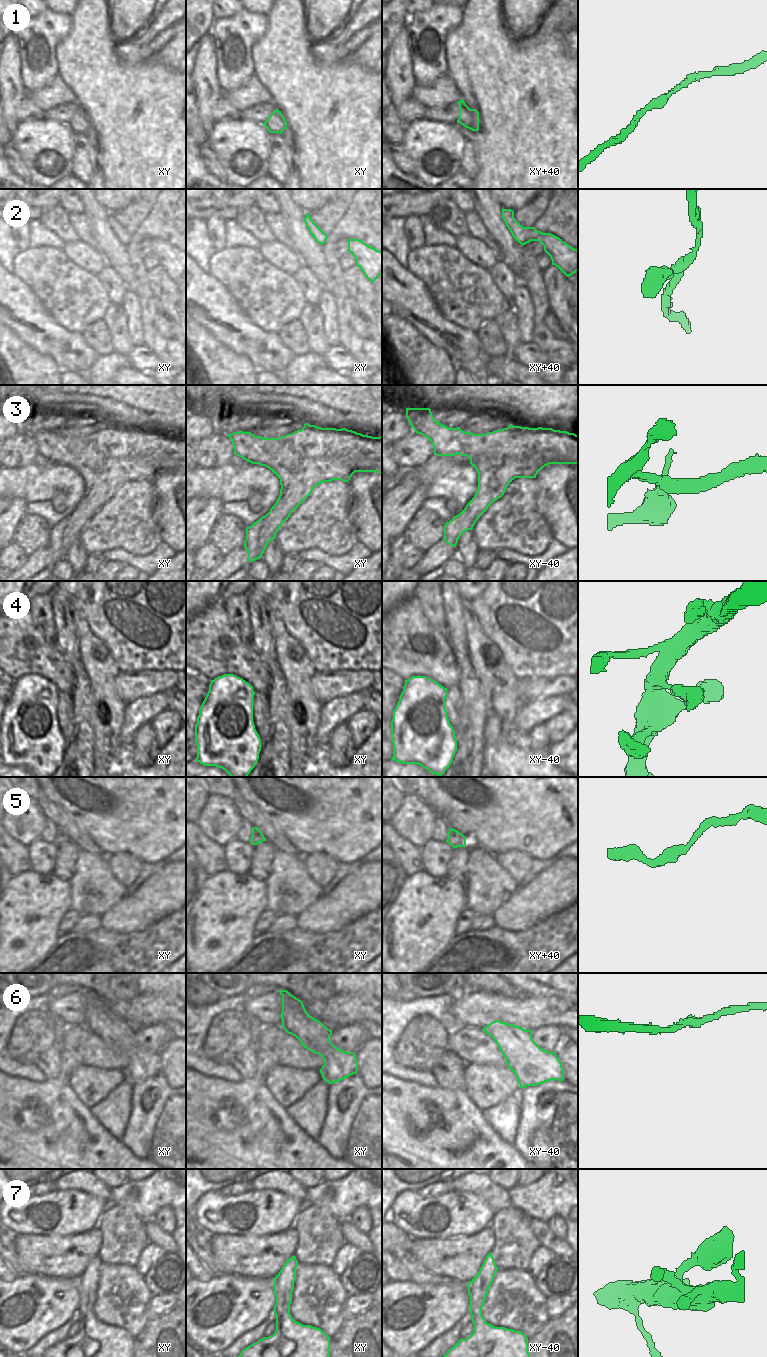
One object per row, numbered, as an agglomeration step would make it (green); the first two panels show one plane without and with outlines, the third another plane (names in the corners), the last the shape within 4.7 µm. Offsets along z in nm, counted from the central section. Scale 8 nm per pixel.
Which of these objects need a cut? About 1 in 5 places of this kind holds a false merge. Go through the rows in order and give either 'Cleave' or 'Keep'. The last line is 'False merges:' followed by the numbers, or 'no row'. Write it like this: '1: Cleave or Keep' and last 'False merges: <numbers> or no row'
1: Keep
2: Keep
3: Keep
4: Keep
5: Keep
6: Keep
7: Keep
False merges: no row

